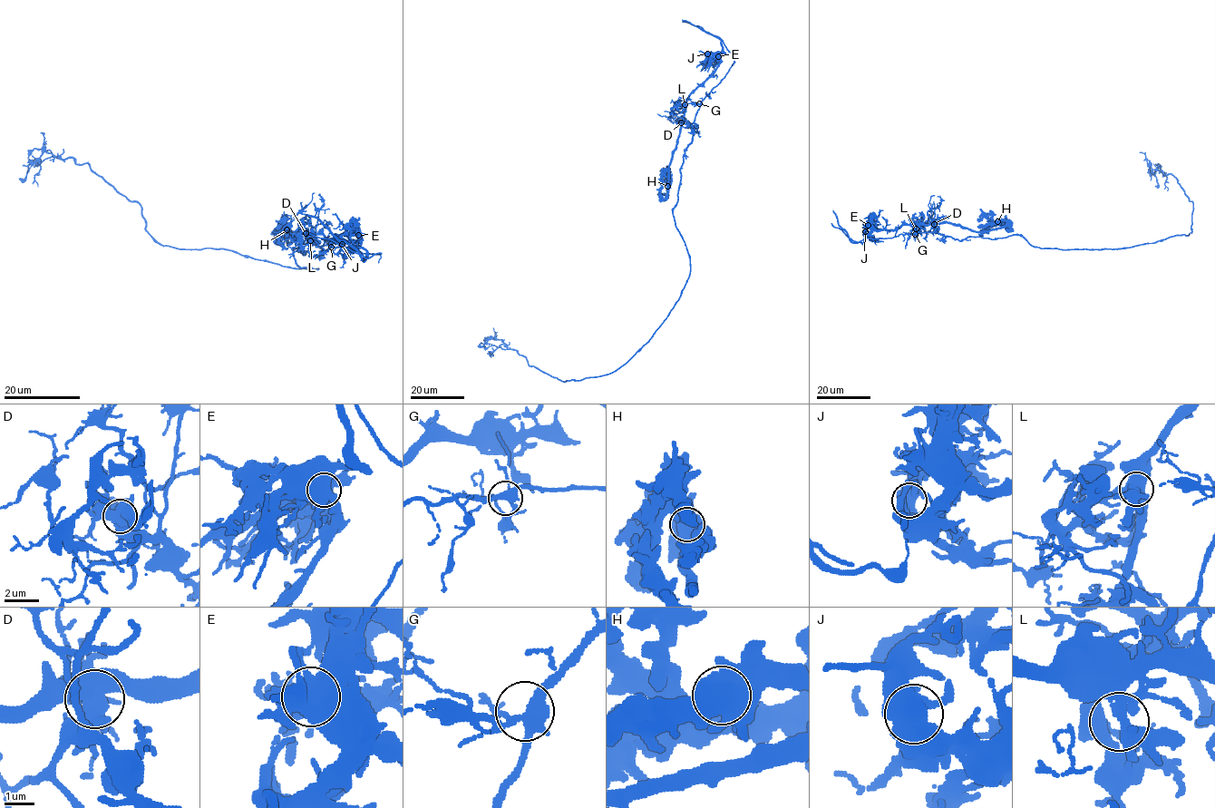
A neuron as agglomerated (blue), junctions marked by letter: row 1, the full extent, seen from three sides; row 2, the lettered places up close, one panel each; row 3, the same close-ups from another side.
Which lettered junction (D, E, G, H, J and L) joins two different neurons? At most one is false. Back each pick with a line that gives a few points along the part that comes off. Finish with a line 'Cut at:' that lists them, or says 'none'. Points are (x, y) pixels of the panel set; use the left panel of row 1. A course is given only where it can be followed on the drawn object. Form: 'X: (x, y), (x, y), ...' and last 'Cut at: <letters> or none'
D: (306, 233), (322, 250), (293, 250), (296, 263), (316, 269), (178, 248), (87, 162), (43, 151), (23, 180)
Cut at: D

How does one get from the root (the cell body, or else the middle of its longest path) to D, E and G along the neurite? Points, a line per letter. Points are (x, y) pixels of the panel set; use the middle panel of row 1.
D: (689, 275), (690, 256), (673, 213), (678, 198), (683, 156), (693, 136), (689, 125), (681, 122)
E: (689, 275), (690, 256), (673, 213), (693, 136), (682, 121), (686, 99), (715, 69), (718, 56)
G: (689, 275), (690, 256), (675, 225), (673, 209), (678, 198), (683, 156), (692, 139), (691, 123), (699, 103)

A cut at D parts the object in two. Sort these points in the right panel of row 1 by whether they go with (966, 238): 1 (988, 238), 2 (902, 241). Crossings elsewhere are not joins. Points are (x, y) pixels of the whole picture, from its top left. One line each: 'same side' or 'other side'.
1: same side
2: same side

